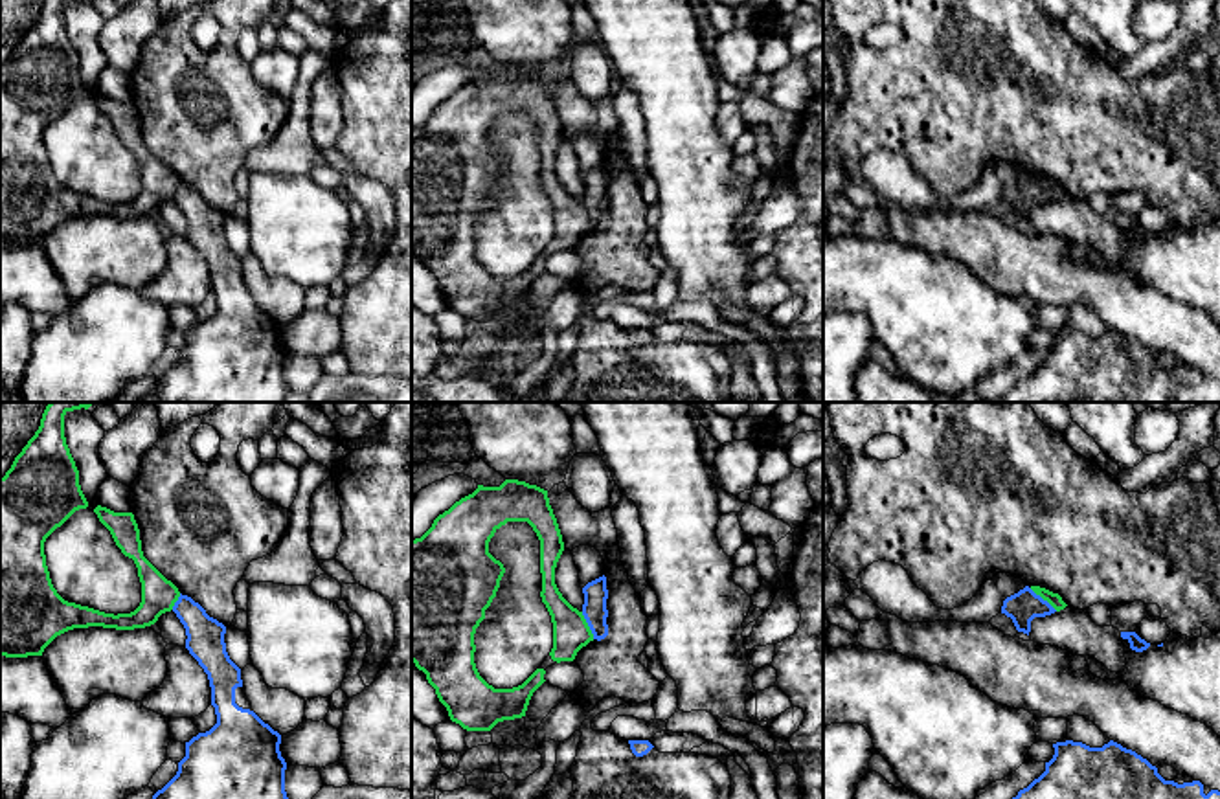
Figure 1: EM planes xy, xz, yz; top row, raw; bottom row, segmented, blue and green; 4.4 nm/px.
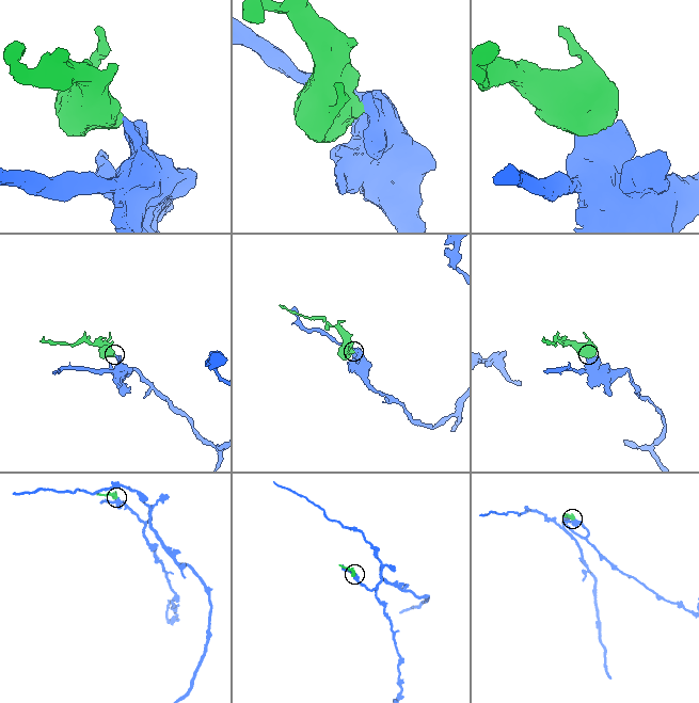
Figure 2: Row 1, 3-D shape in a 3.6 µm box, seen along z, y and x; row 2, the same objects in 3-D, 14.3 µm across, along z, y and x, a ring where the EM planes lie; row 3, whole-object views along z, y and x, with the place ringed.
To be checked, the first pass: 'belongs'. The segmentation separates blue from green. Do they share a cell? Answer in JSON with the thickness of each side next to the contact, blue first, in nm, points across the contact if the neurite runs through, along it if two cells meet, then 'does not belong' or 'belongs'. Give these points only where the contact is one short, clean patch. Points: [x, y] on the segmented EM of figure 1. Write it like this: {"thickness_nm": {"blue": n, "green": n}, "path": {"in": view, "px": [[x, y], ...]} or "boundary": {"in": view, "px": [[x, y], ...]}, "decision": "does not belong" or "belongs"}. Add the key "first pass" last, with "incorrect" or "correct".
{"thickness_nm": {"blue": 110, "green": 160}, "boundary": {"in": "xz", "px": [[581, 612], [594, 638]]}, "decision": "does not belong", "first pass": "incorrect"}

